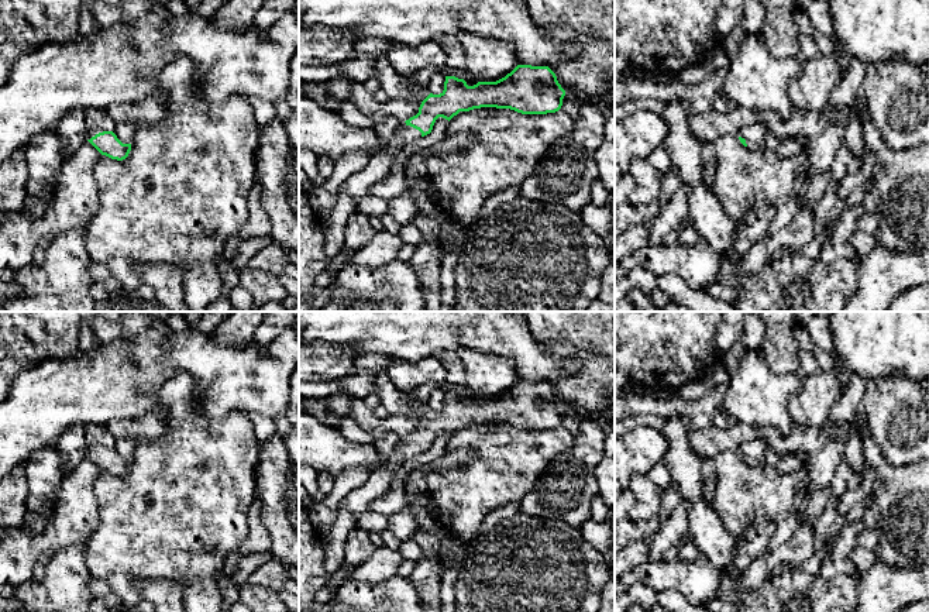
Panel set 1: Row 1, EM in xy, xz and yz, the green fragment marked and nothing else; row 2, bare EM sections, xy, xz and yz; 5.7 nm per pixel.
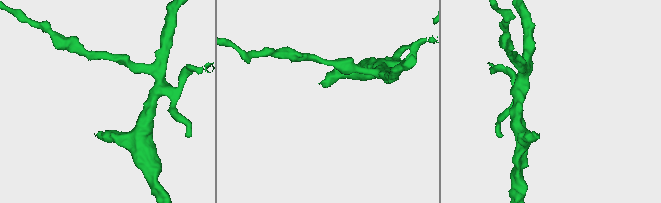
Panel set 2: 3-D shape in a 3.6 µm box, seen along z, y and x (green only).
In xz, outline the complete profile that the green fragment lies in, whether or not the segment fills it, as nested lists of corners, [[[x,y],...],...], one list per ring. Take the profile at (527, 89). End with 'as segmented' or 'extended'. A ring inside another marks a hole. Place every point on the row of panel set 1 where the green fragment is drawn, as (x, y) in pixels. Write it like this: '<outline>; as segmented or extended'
[[[517,65],[496,82],[478,82],[474,86],[464,79],[445,76],[444,90],[440,94],[430,93],[419,113],[400,123],[369,162],[347,178],[344,189],[355,204],[371,195],[371,188],[389,175],[395,158],[410,142],[430,134],[438,117],[450,121],[460,111],[481,107],[510,109],[522,114],[555,113],[564,96],[565,90],[548,66]]]; extended

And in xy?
[[[86,128],[85,140],[101,155],[117,161],[125,159],[131,151],[131,144],[123,144],[113,131],[101,128]]]; extended

